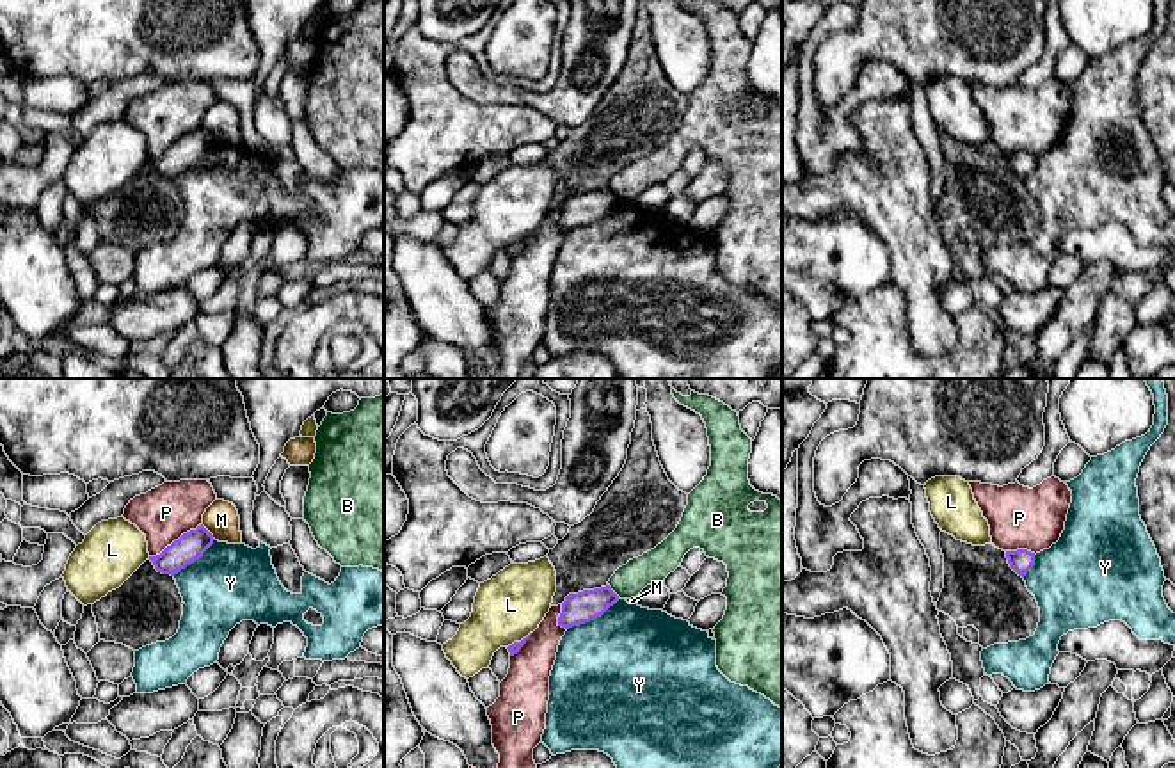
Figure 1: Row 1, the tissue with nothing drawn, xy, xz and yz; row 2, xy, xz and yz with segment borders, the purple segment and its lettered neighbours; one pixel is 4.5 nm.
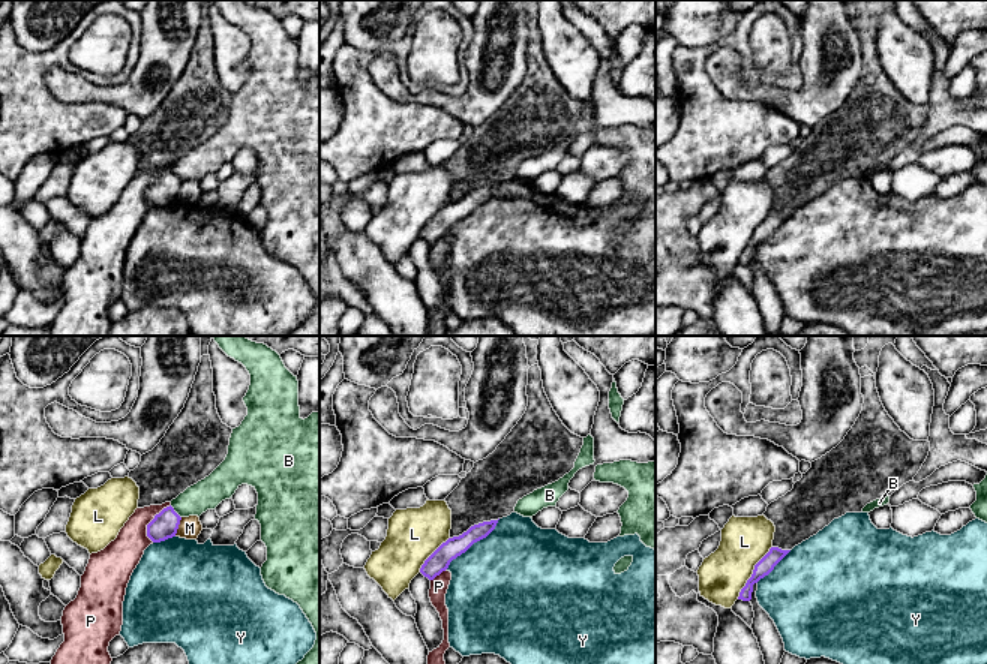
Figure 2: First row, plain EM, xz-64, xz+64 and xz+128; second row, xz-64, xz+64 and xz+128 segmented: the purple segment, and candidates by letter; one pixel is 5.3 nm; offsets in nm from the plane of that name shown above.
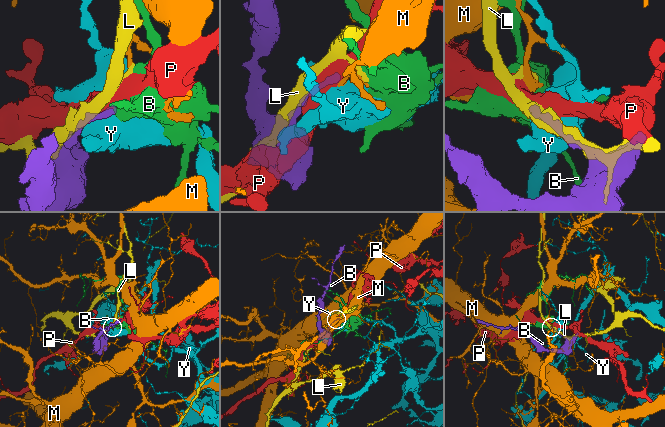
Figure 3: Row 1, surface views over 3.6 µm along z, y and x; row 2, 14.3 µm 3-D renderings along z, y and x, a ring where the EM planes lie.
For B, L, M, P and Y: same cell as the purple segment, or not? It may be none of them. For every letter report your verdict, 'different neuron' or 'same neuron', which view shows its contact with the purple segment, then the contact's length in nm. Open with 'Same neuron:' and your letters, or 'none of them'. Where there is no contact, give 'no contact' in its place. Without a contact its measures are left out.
Same neuron: none of them
B: different neuron | xz | 80 nm
L: different neuron | xz | 130 nm
M: different neuron | xy | 100 nm
P: different neuron | xy | 280 nm
Y: different neuron | xz | 280 nm

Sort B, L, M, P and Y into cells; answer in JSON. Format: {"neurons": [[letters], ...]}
{"neurons": [["B"], ["L"], ["M"], ["P"], ["Y"]]}

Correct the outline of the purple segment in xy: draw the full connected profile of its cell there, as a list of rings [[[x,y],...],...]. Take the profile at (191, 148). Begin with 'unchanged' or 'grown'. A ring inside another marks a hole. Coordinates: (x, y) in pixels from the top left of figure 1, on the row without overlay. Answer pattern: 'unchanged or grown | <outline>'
unchanged | [[[201,126],[196,132],[183,135],[160,156],[149,158],[149,162],[158,174],[174,178],[192,164],[199,162],[213,142],[213,137]]]

